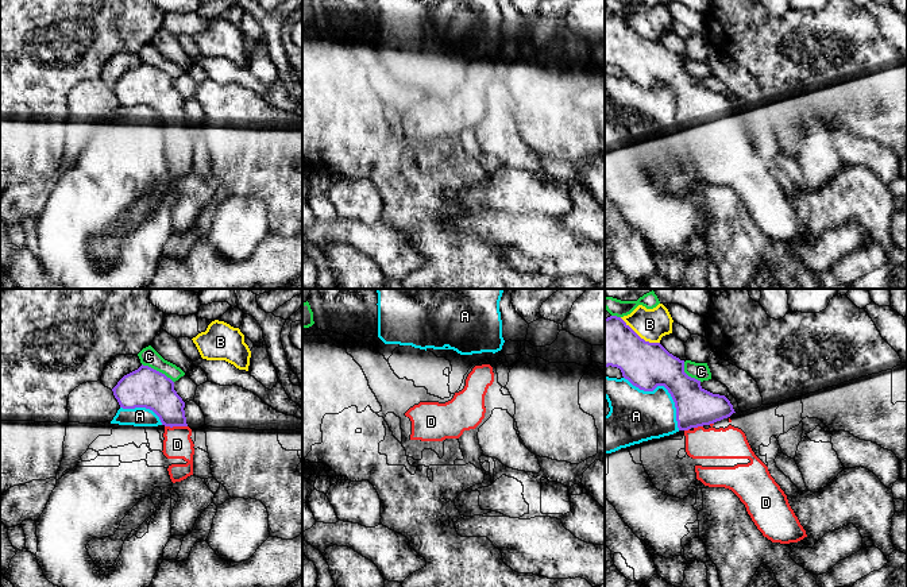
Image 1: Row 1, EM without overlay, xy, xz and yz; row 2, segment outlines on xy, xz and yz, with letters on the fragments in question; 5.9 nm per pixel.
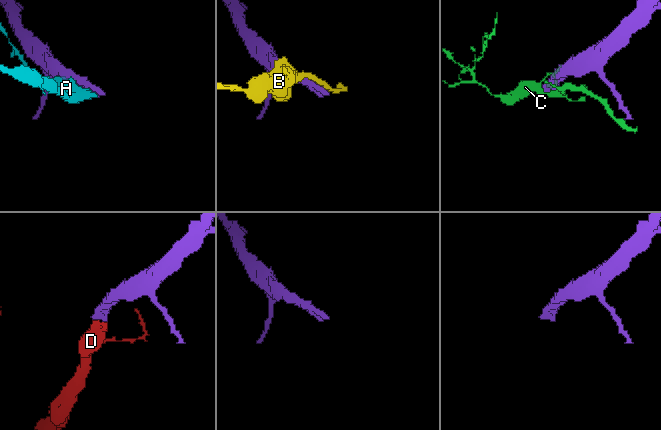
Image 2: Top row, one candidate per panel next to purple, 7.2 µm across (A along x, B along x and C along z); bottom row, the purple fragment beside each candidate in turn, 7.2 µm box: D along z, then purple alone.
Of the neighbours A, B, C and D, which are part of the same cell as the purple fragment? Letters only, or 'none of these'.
D

